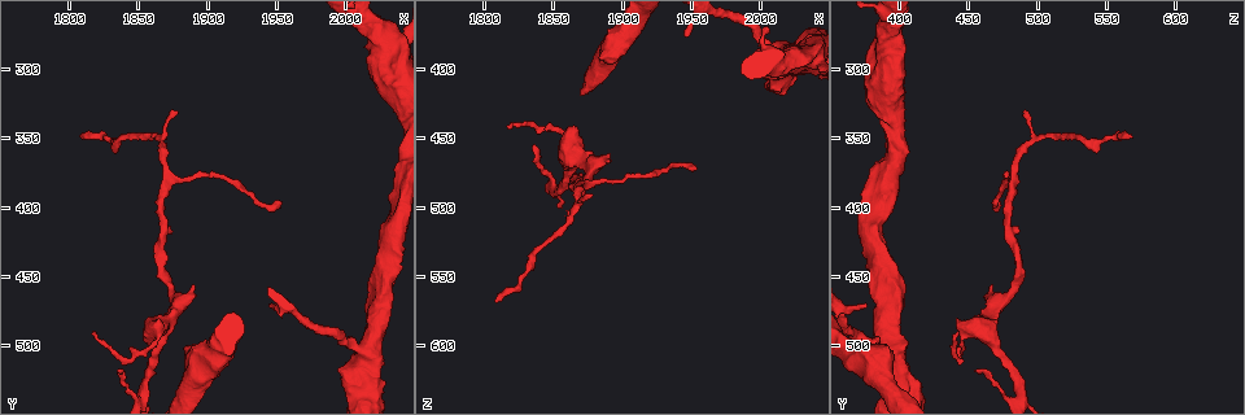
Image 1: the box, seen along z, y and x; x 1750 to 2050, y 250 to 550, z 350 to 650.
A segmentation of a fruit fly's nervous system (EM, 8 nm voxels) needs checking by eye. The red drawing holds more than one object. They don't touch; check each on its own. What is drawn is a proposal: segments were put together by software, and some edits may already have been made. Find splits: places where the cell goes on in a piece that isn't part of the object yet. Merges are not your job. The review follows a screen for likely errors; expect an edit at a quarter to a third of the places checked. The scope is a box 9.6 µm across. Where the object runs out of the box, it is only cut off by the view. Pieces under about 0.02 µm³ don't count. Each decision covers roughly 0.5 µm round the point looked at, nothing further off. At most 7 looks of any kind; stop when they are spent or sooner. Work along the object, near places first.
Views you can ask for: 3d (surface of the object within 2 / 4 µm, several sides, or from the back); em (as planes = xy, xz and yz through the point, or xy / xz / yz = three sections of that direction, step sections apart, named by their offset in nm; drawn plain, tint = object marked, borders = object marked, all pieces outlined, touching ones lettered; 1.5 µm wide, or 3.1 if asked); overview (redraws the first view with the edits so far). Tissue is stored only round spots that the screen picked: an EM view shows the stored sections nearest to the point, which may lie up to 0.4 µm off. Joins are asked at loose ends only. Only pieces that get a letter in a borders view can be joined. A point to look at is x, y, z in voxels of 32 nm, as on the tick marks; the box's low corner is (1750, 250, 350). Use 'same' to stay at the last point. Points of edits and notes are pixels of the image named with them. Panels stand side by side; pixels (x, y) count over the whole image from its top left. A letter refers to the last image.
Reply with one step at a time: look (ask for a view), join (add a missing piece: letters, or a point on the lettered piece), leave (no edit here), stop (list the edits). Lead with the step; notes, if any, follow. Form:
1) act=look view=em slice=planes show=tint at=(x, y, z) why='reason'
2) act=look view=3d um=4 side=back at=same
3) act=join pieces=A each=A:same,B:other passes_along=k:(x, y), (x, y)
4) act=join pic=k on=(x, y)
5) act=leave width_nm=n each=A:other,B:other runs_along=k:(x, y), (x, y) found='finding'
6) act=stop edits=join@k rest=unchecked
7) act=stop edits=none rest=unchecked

act=look view=3d um=2 at=(1834, 516, 454) why='branch stops here'

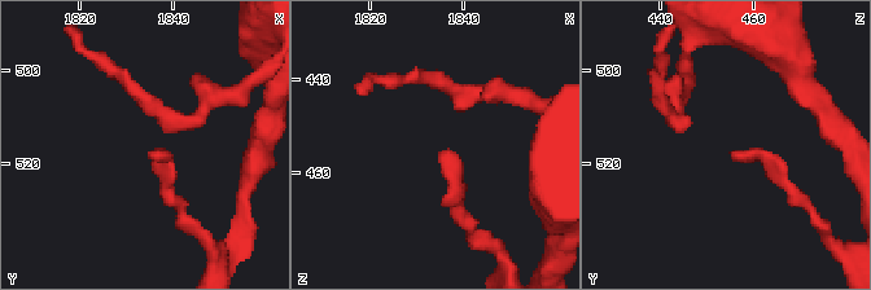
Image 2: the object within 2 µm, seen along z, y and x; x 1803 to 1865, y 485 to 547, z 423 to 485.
act=look view=em slice=planes show=plain at=(1834, 518, 455)

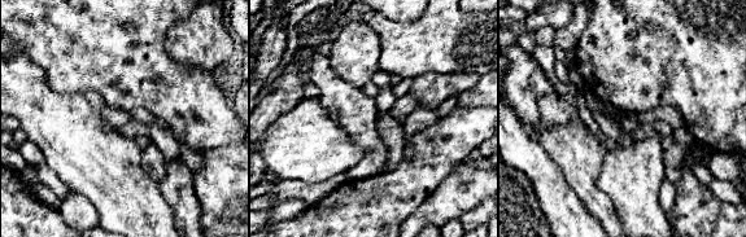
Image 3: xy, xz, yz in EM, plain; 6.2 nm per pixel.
act=look view=em slice=planes show=borders at=same why='see the neighbours'

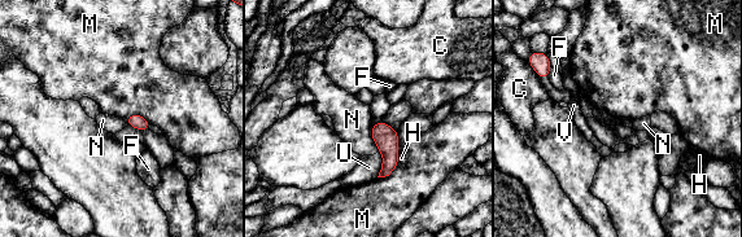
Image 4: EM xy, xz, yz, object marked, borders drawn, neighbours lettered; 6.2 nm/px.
act=leave each=C:other,F:other,H:other,M:other,N:other,U:other,V:other found='none of them fits'

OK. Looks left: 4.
act=look view=3d um=4 at=(1944, 470, 376) why='branch stops here'

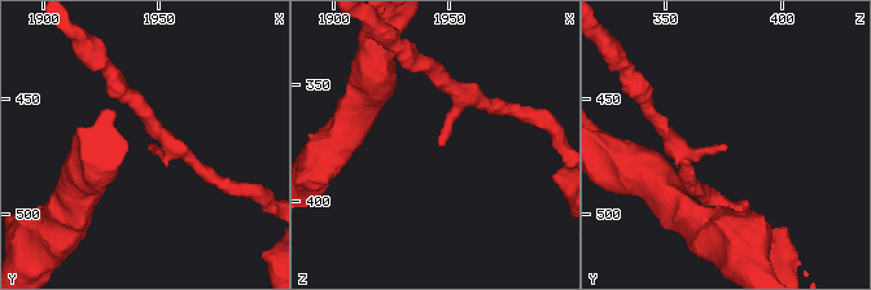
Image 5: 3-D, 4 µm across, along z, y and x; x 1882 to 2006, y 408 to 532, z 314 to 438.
act=look view=em slice=planes show=borders at=(1945, 469, 376) why='need the tissue'

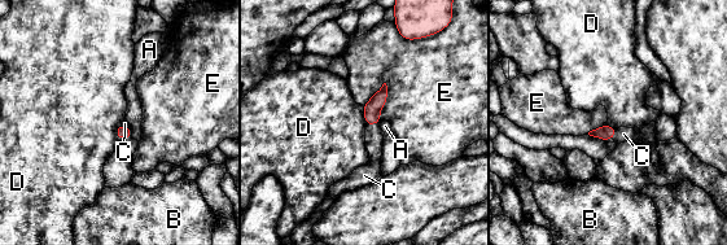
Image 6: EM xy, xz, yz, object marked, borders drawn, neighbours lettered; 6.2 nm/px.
act=join pieces=C each=A:other,B:other,C:same,D:other,E:other passes_along=6:(376, 103), (372, 123), (373, 134) found='it goes on there'

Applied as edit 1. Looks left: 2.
act=look view=3d um=4 at=(1952, 396, 472) why='free end'

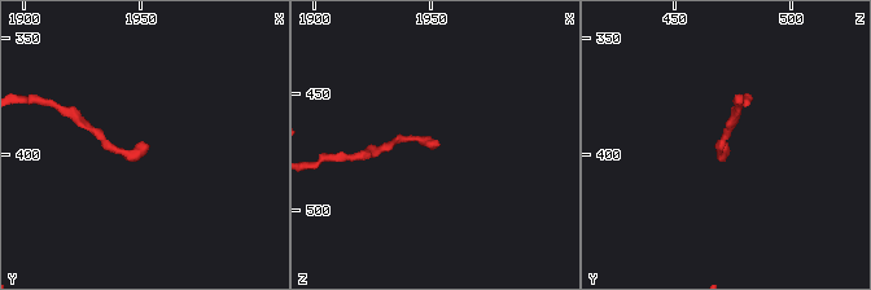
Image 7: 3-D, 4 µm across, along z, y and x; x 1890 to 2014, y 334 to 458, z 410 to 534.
act=look view=em slice=planes show=borders at=(1952, 396, 472) why='need the tissue'

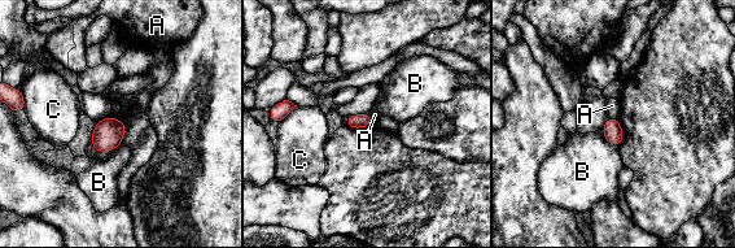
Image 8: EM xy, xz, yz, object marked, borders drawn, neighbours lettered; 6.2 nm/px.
act=leave longest_contact=C:160nm each=A:other,B:other,C:other found='none of them fits'

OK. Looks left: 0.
act=stop edits=join@6 rest=unchecked

